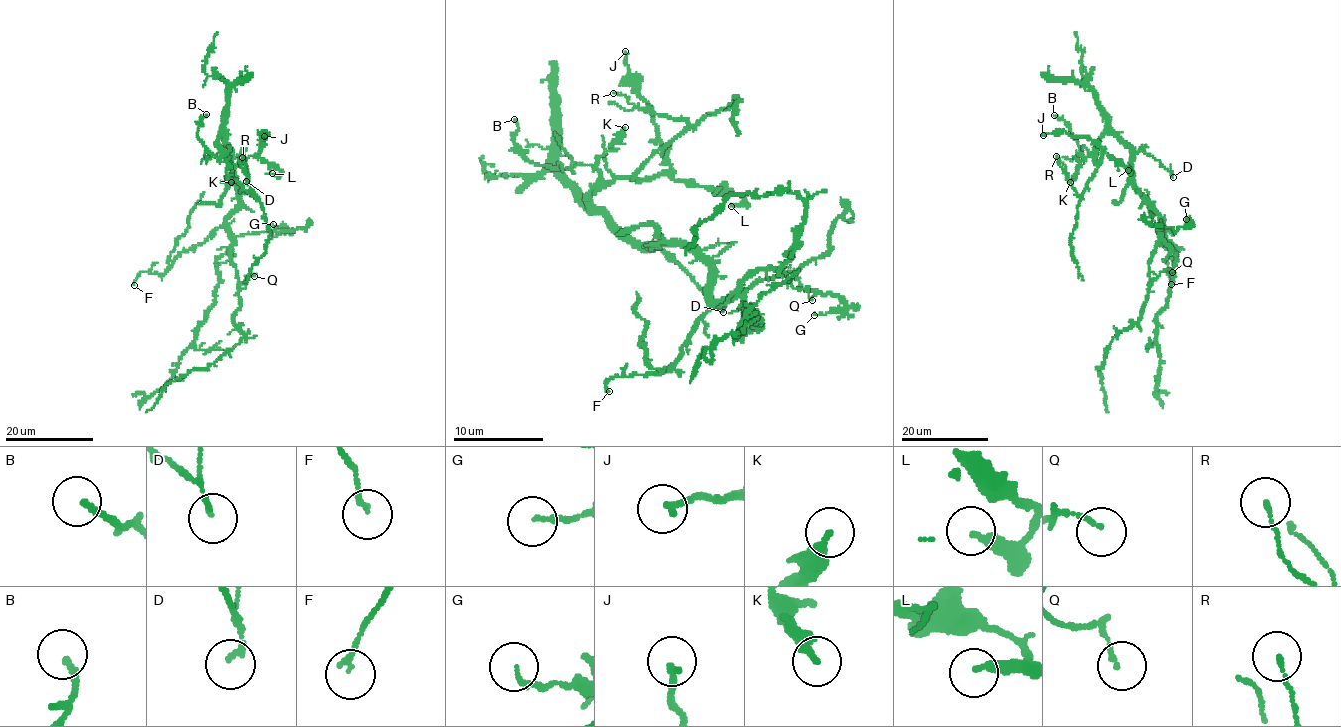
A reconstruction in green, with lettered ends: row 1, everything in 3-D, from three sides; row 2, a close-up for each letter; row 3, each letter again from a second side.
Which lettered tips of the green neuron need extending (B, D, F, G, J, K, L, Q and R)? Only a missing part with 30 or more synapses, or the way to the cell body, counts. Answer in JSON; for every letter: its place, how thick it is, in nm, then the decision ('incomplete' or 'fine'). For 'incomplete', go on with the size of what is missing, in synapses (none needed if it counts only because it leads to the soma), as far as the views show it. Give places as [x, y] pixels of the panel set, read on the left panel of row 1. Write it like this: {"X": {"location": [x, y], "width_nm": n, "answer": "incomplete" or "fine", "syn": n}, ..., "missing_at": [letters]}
{"B": {"location": [206, 114], "width_nm": 150, "answer": "fine"}, "D": {"location": [246, 181], "width_nm": 150, "answer": "fine"}, "F": {"location": [134, 285], "width_nm": 150, "answer": "fine"}, "G": {"location": [273, 224], "width_nm": 140, "answer": "fine"}, "J": {"location": [264, 136], "width_nm": 190, "answer": "fine"}, "K": {"location": [231, 182], "width_nm": 240, "answer": "fine"}, "L": {"location": [272, 173], "width_nm": 280, "answer": "fine"}, "Q": {"location": [254, 276], "width_nm": 130, "answer": "fine"}, "R": {"location": [242, 157], "width_nm": 120, "answer": "fine"}, "missing_at": []}

